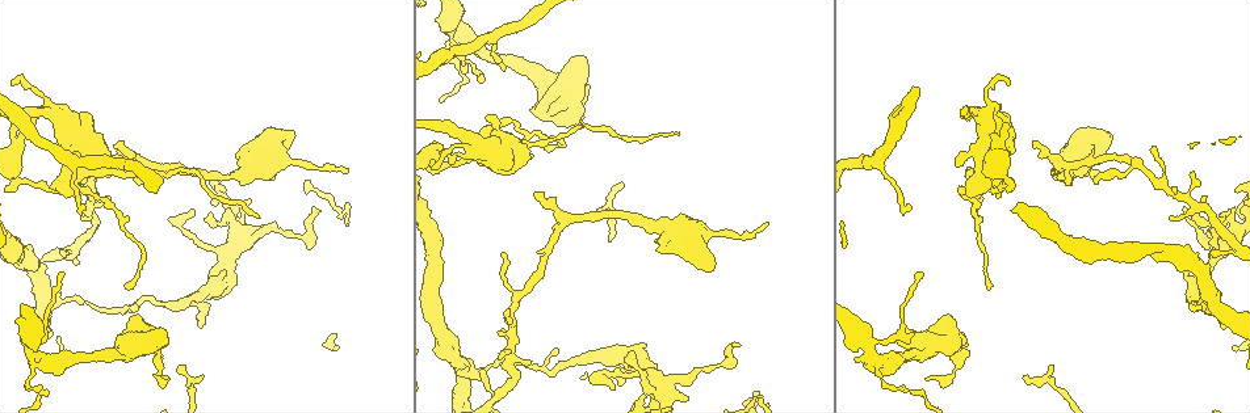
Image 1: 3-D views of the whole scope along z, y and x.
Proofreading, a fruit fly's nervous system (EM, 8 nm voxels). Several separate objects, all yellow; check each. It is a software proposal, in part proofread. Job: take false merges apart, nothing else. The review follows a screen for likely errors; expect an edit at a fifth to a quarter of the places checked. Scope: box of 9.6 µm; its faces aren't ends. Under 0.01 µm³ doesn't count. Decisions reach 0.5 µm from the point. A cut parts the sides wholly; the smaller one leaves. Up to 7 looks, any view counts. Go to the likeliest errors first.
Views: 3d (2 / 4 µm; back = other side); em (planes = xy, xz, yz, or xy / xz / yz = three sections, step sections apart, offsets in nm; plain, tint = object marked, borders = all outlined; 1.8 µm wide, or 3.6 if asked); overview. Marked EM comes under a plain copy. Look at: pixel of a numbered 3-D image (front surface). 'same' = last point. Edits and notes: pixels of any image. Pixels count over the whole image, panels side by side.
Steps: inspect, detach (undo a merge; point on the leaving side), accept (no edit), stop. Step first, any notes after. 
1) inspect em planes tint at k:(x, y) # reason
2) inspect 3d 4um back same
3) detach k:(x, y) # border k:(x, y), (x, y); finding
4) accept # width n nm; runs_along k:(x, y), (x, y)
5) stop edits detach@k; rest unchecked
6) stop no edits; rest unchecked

inspect em planes tint at 1:(1212, 300) # small branch off a trunk

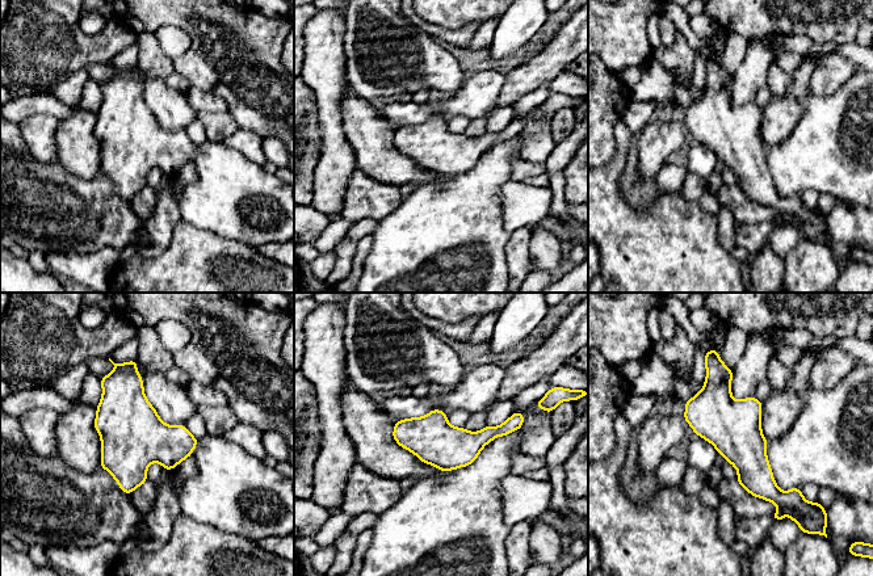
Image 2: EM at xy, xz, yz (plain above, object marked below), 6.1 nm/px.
accept # runs_along 2:(716, 364), (717, 413), (781, 503); all the same neuron

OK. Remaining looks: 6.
inspect 3d 4um at 1:(480, 149) # abrupt turn

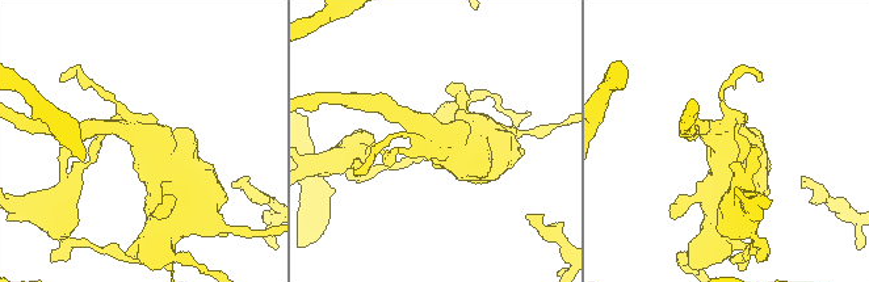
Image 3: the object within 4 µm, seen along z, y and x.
inspect em 3.6um planes tint at 3:(439, 144) # now the EM

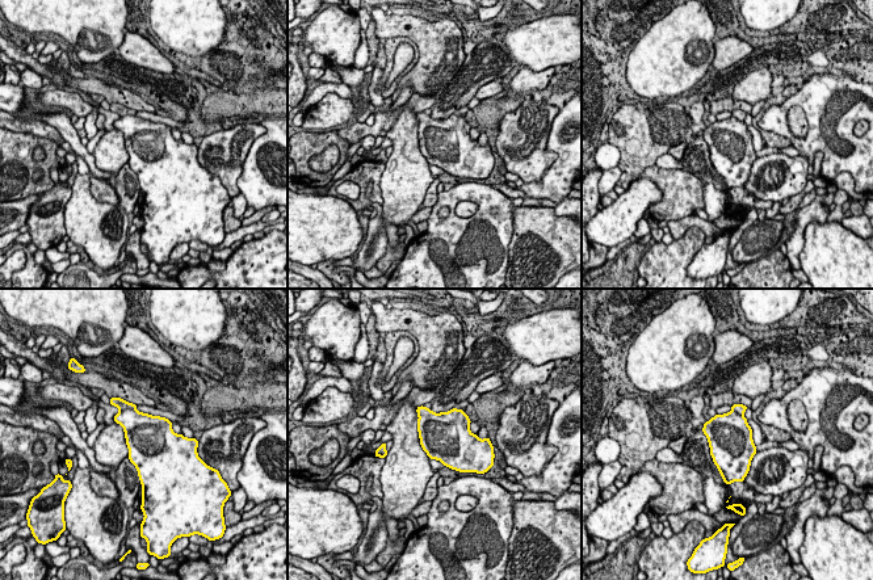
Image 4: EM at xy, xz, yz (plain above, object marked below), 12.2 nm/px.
detach 4:(120, 403) # width 550 nm; border 4:(134, 408), (120, 411); two neurons meet here

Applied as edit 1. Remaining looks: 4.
inspect overview # see it whole again

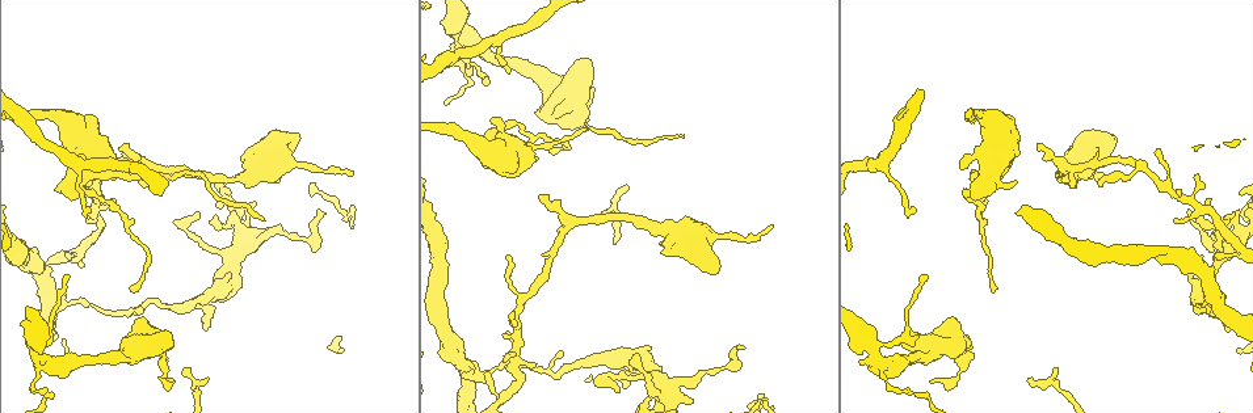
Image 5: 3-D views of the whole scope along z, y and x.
inspect em yz step 16 tint at 5:(455, 29) # four arms meet

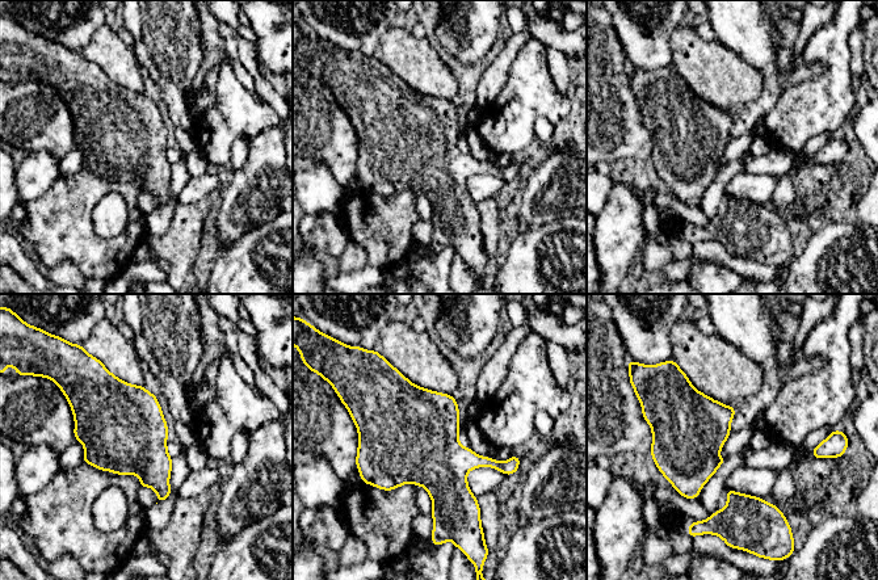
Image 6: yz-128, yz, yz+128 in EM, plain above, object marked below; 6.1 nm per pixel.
accept # continuous, no second neuron

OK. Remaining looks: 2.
stop edits detach@4; rest unchecked

